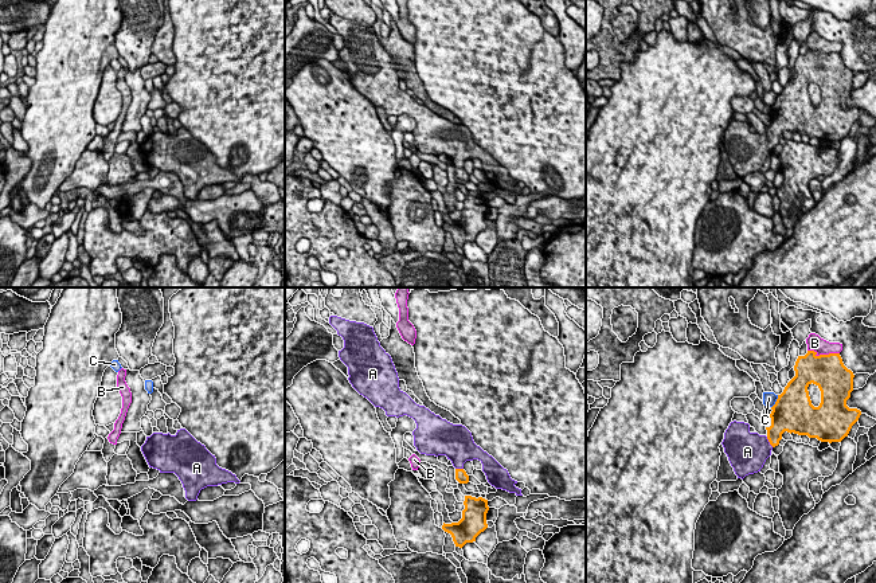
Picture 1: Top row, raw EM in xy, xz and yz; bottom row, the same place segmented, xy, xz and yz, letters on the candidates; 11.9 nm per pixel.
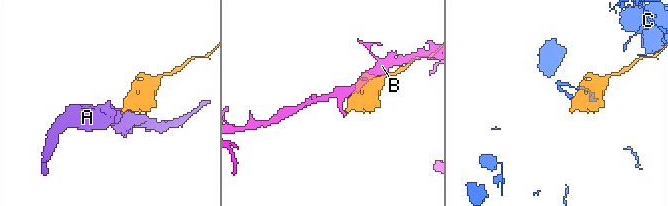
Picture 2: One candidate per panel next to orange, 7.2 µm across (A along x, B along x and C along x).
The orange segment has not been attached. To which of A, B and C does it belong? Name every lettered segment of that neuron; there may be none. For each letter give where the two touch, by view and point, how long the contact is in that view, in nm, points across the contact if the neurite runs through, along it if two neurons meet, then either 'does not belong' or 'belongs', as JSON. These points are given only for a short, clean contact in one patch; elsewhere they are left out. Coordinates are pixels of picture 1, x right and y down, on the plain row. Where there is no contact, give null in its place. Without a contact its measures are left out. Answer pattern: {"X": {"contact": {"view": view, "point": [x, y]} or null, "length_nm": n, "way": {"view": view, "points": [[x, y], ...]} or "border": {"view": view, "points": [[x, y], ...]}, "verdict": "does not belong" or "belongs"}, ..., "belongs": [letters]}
{"A": {"contact": {"view": "yz", "point": [769, 140]}, "length_nm": 150, "way": {"view": "yz", "points": [[779, 122], [769, 140], [751, 149]]}, "verdict": "belongs"}, "B": {"contact": {"view": "yz", "point": [824, 54]}, "length_nm": 380, "verdict": "does not belong"}, "C": {"contact": {"view": "yz", "point": [775, 101]}, "length_nm": 180, "verdict": "does not belong"}, "belongs": ["A"]}

